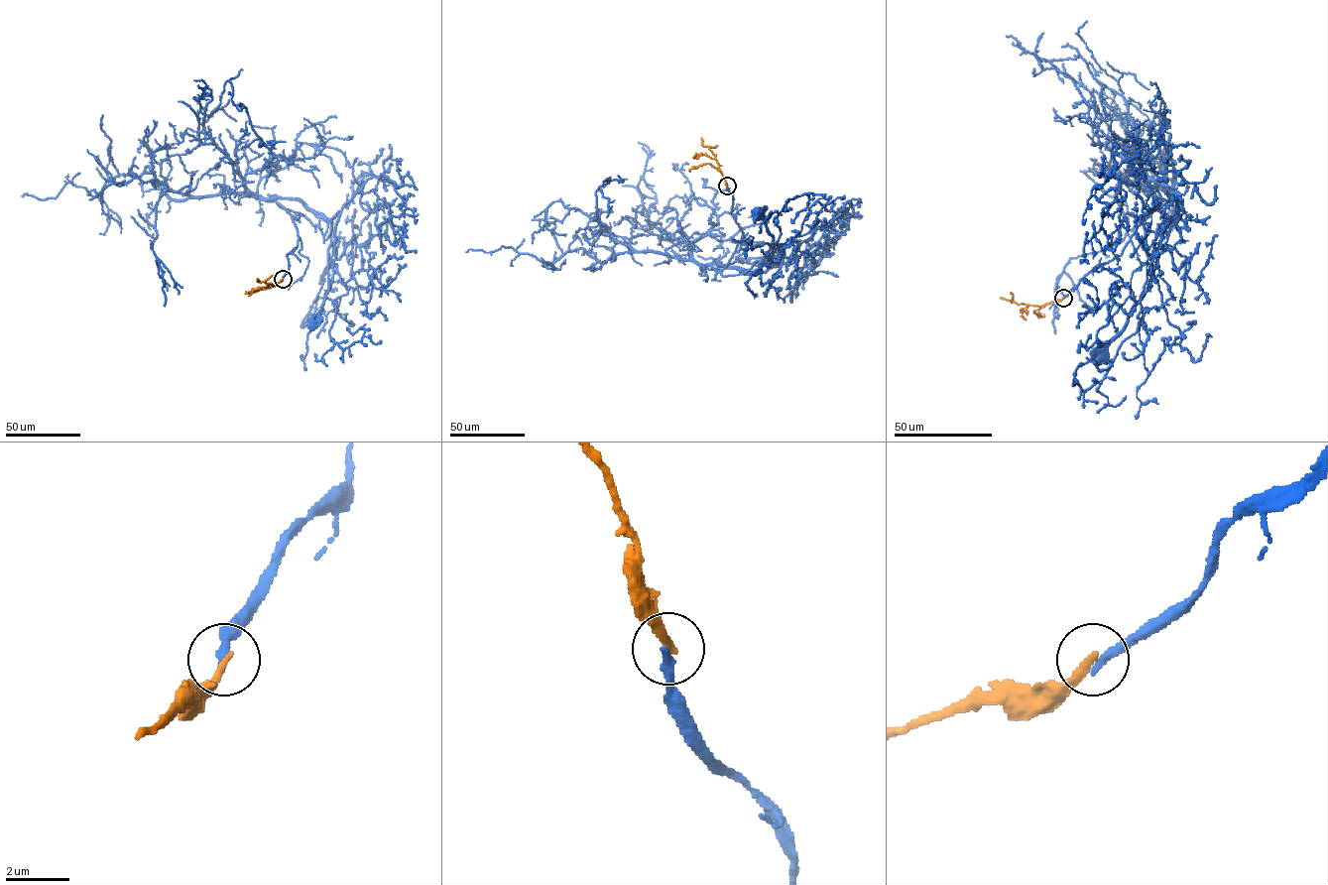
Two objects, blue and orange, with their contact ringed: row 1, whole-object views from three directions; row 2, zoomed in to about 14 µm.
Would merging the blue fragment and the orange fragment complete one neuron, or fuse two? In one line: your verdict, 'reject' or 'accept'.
reject

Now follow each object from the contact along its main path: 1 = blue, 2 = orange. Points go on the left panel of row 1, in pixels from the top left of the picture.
1: (283, 279), (298, 232), (291, 215), (269, 199), (301, 200), (331, 222), (328, 288), (311, 324)
2: (283, 279), (275, 285), (257, 279)

